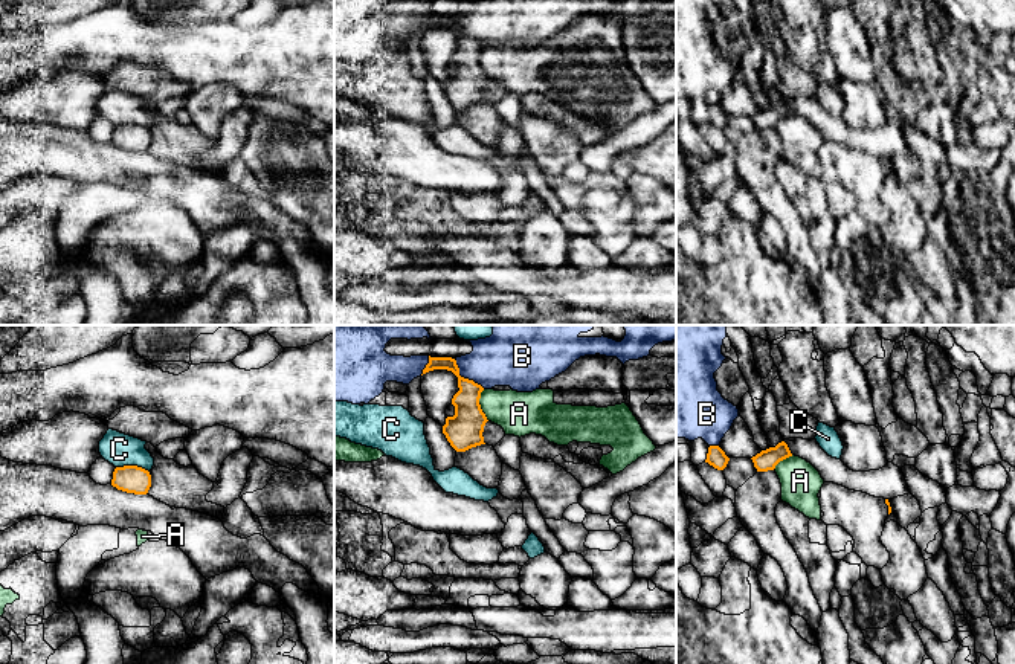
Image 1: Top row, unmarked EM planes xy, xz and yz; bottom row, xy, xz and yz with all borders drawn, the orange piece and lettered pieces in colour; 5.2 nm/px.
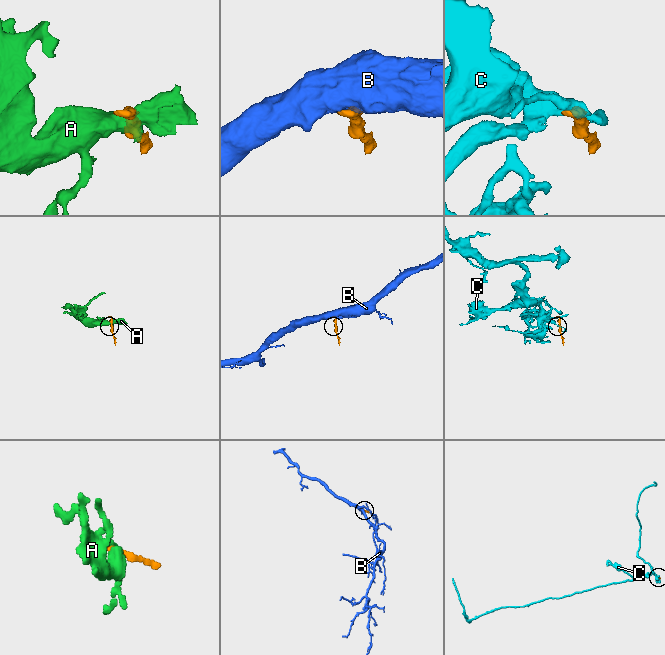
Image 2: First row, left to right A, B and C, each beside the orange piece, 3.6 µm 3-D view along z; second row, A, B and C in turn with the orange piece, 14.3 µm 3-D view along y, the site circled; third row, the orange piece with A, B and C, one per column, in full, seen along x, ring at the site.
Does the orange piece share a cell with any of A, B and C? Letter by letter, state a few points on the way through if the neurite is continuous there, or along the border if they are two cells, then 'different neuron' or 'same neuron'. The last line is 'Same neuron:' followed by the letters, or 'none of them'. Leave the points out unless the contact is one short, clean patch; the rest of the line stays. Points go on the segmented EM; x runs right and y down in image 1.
A: different neuron
B: along xz (454, 359), (461, 376), (472, 379), (484, 388) | different neuron
C: along xy (116, 466), (141, 466), (148, 472) | different neuron
Same neuron: none of them

